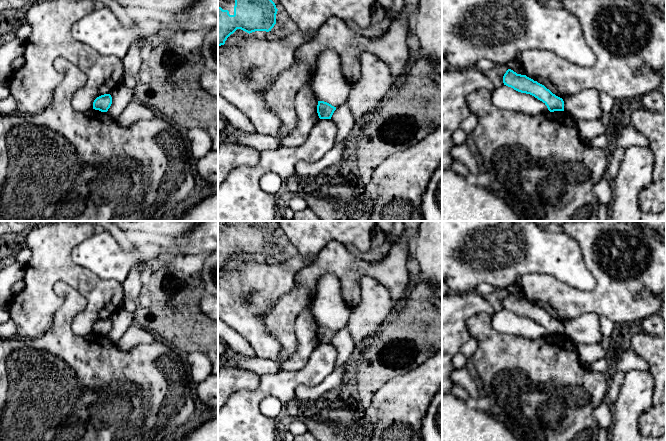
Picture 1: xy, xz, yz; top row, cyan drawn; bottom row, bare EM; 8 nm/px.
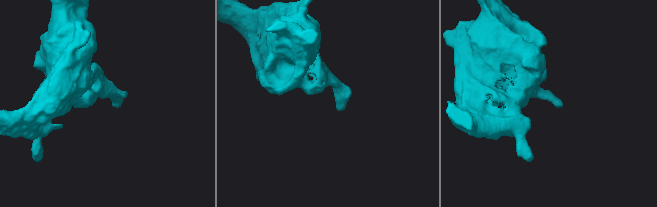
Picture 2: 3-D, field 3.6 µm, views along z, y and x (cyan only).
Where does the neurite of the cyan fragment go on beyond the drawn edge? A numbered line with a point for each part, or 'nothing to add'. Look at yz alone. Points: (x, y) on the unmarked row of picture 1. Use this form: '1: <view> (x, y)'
nothing to add

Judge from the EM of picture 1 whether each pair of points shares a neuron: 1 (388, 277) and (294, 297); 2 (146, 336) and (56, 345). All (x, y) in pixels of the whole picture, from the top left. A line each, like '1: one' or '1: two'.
1: one
2: two

